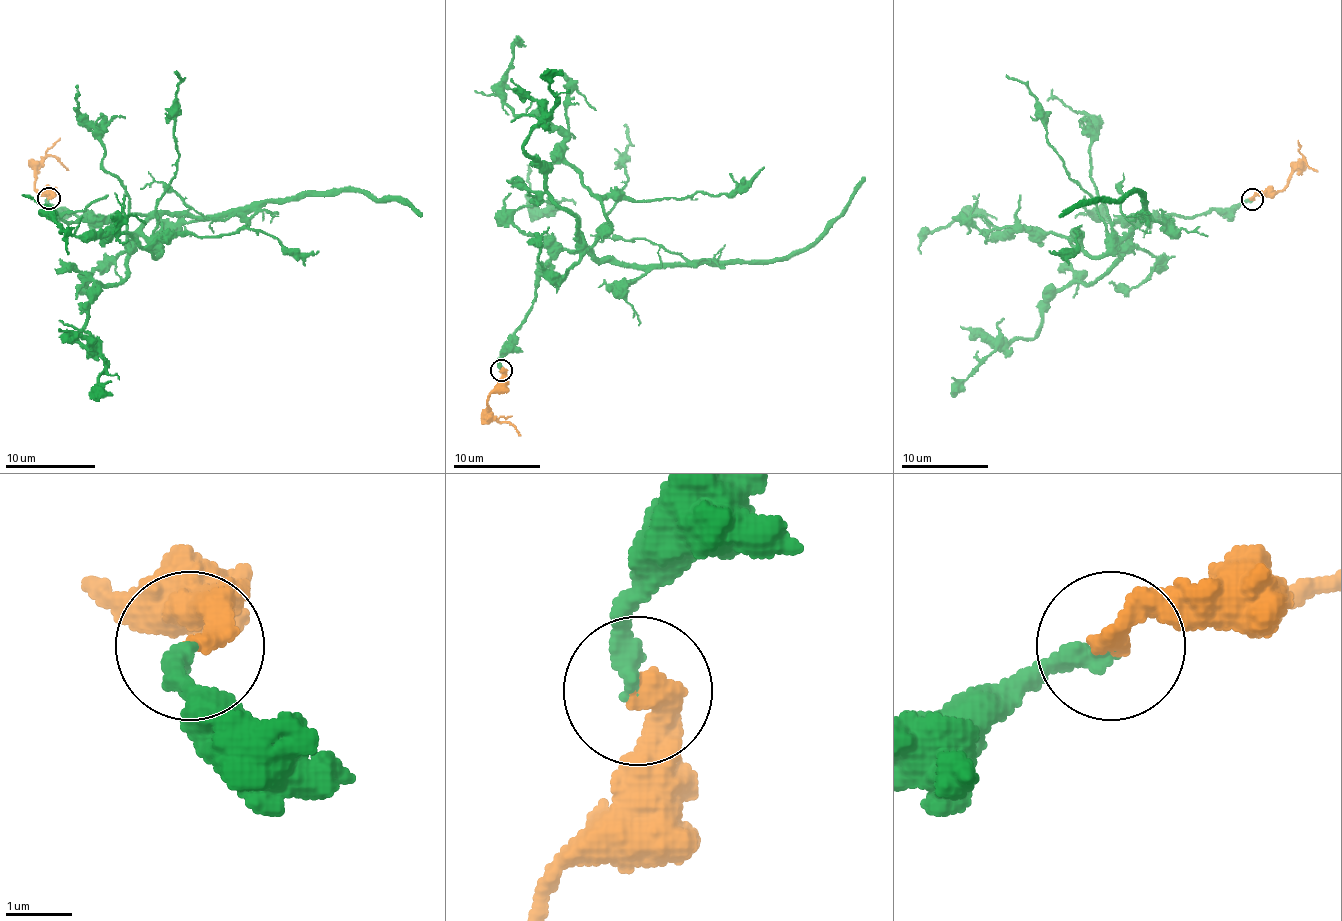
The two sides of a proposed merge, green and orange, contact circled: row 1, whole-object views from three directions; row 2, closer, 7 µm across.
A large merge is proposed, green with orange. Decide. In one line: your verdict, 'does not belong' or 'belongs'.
belongs

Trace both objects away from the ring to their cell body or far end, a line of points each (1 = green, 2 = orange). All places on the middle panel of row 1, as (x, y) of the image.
1: (500, 370), (535, 279), (561, 250), (594, 259), (609, 224), (563, 137), (502, 102), (520, 38)
2: (500, 370), (502, 381), (489, 399), (487, 408), (500, 421), (509, 423), (520, 436)

